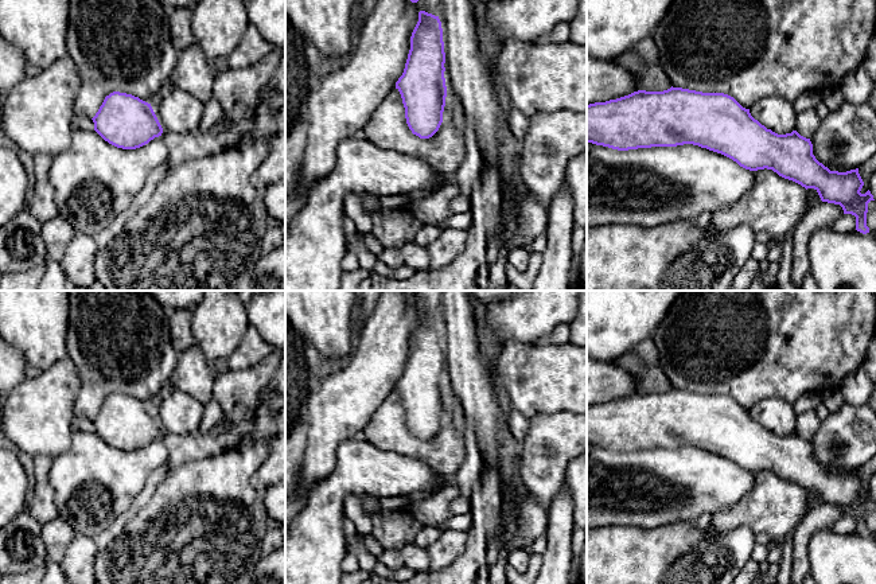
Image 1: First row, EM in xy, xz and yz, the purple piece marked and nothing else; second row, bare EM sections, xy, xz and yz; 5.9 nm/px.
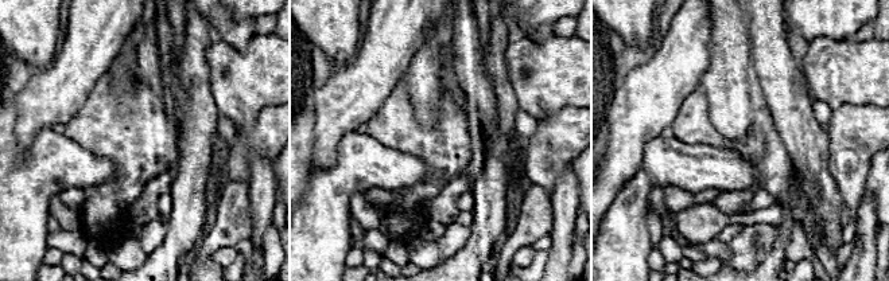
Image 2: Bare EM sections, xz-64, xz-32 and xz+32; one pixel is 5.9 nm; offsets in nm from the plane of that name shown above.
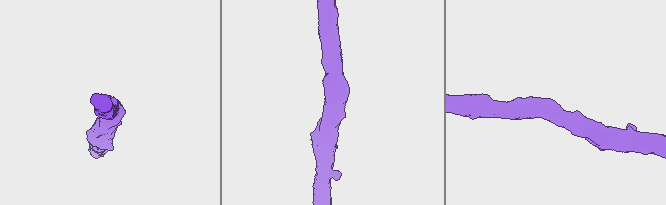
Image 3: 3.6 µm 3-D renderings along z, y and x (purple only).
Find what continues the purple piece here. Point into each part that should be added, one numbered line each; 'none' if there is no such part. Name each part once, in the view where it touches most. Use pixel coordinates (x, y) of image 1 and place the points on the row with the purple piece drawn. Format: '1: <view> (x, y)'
none

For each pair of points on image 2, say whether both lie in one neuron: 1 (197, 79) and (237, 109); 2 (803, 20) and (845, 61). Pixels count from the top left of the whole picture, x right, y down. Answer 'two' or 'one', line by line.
1: two
2: two

